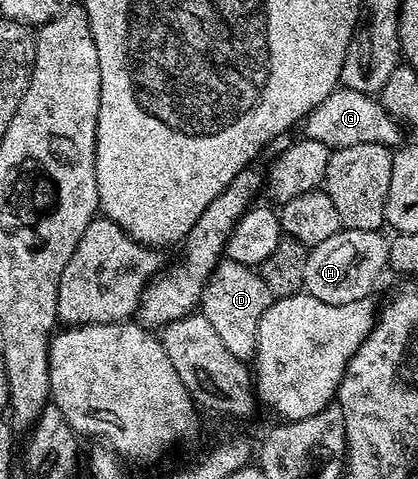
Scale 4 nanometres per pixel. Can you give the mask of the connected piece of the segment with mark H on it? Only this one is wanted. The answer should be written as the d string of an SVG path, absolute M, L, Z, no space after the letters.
M348 227L328 237L328 241L320 241L308 257L305 290L328 305L348 305L348 301L367 298L390 261L390 239L384 236L382 231Z

